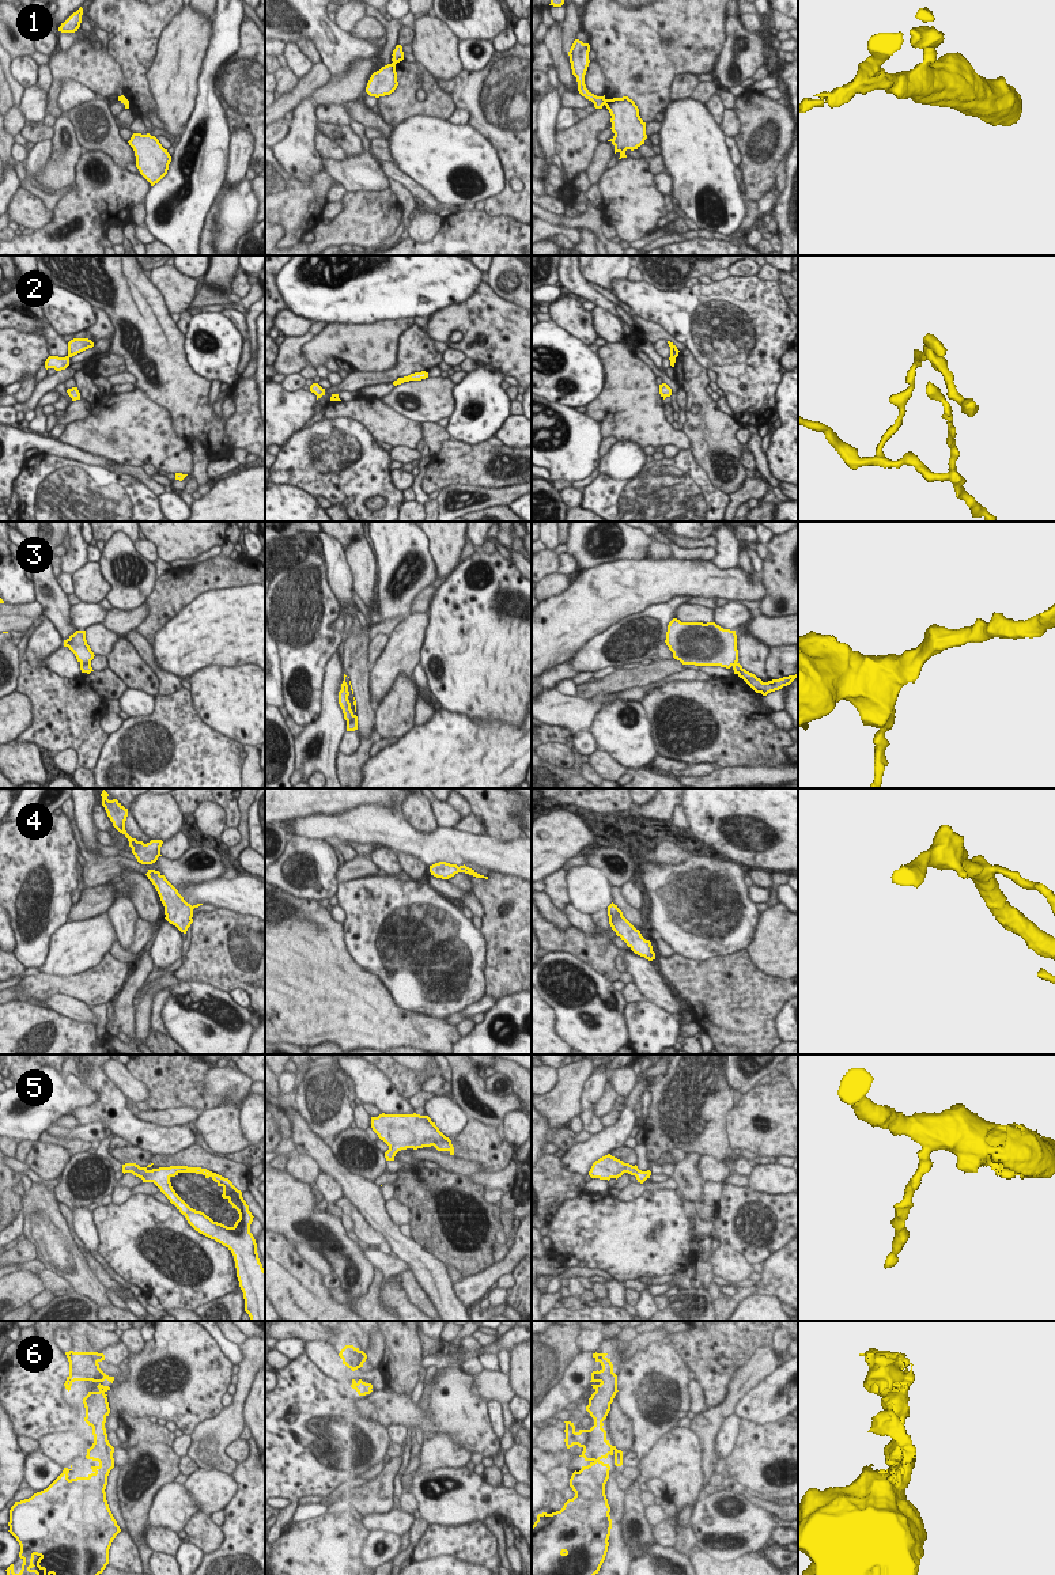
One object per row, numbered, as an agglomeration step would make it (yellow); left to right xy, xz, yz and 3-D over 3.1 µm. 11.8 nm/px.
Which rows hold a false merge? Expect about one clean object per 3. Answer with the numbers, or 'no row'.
1, 2, 3

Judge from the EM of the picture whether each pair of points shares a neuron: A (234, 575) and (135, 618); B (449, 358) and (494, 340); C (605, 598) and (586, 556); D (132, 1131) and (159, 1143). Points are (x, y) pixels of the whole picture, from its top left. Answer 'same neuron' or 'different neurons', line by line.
A: different neurons
B: different neurons
C: different neurons
D: same neuron

